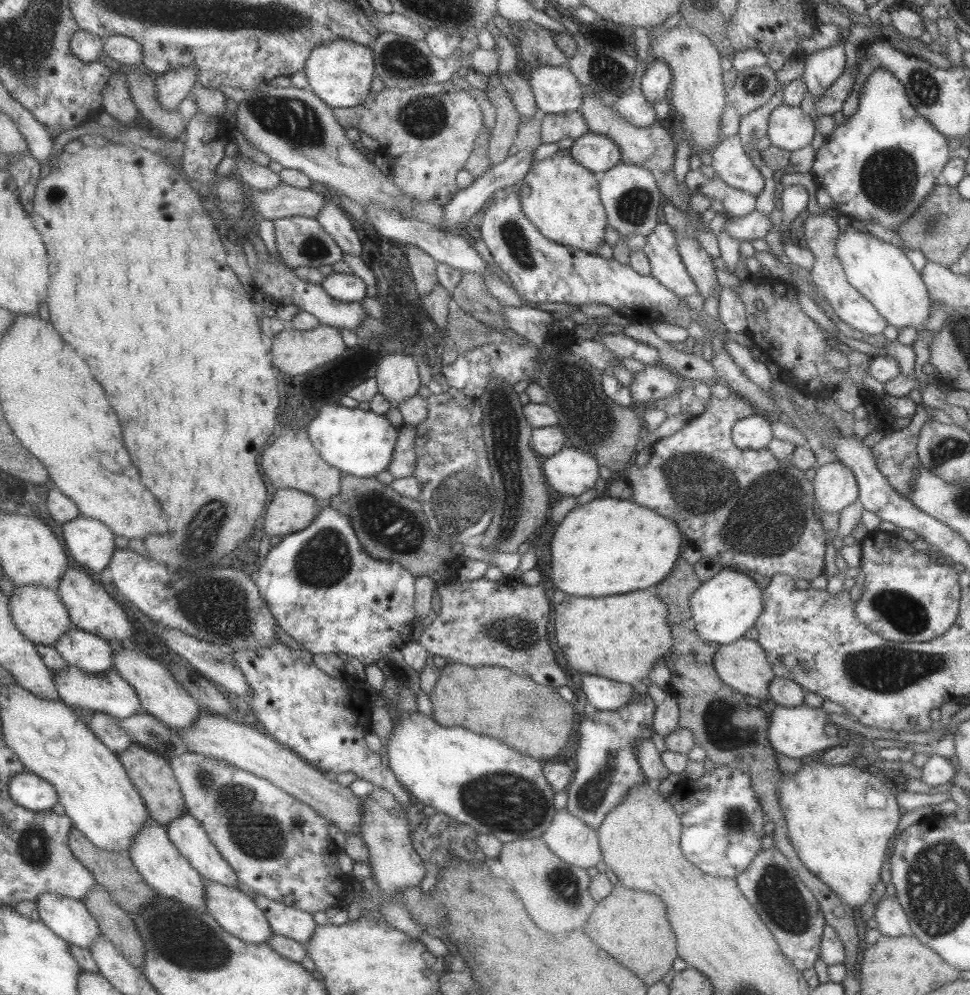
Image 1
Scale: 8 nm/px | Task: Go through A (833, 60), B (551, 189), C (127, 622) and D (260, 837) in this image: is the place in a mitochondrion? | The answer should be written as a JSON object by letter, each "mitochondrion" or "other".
{"A":"other","B":"other","C":"other","D":"mitochondrion"}

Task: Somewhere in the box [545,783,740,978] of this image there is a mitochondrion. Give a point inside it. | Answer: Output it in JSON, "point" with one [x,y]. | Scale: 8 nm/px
{"point":[563,883]}

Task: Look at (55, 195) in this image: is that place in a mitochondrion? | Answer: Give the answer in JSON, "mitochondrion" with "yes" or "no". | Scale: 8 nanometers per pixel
{"mitochondrion":"no"}

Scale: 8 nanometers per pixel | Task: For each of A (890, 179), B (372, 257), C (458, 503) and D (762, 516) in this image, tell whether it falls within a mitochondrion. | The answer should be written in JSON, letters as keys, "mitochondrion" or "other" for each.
{"A":"mitochondrion","B":"other","C":"mitochondrion","D":"mitochondrion"}

